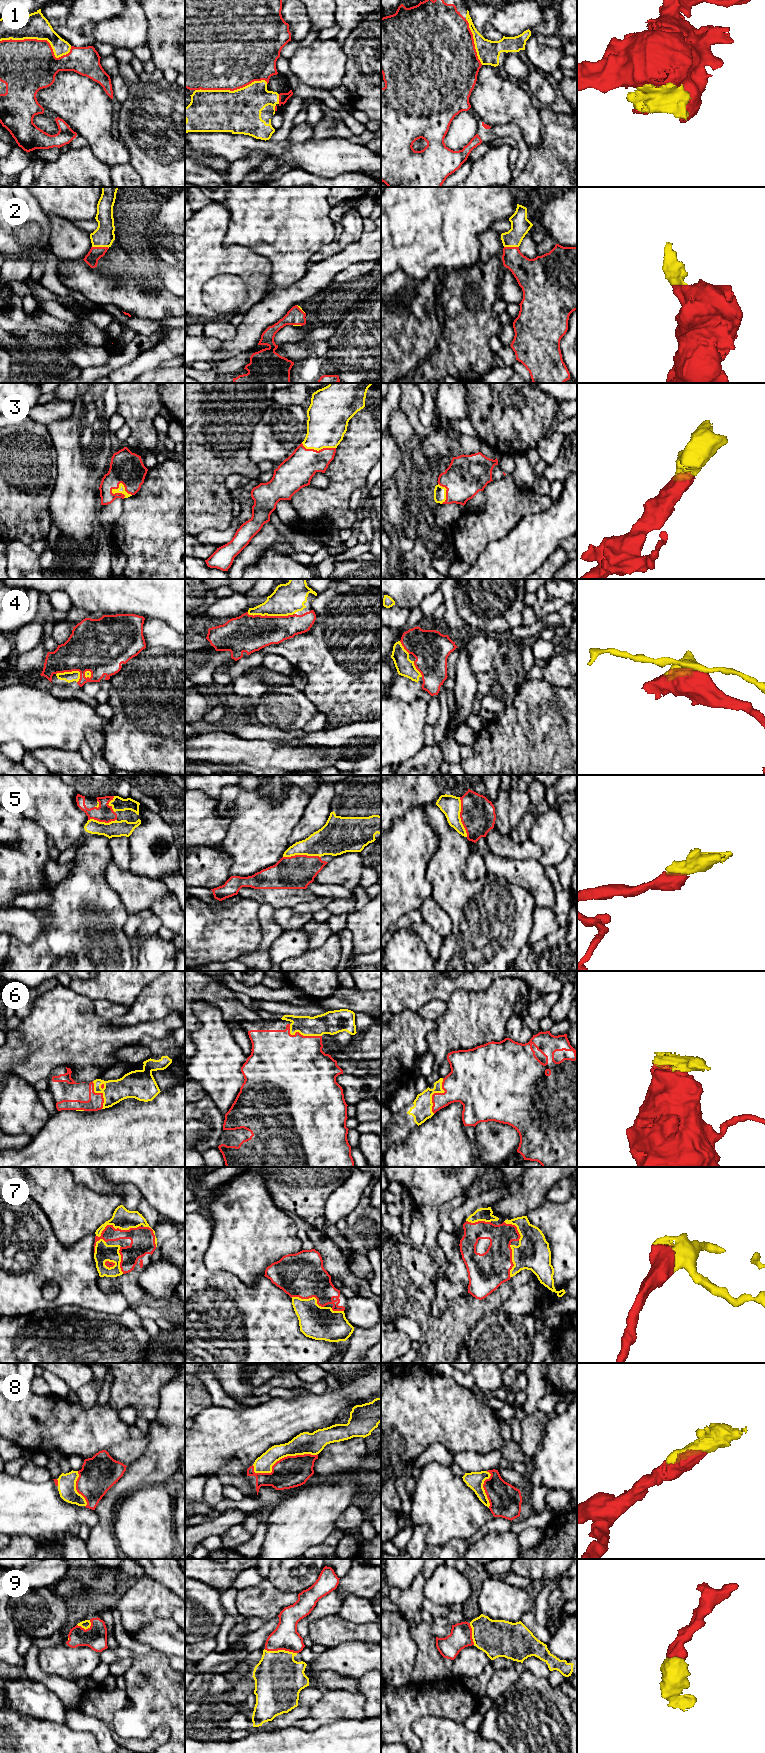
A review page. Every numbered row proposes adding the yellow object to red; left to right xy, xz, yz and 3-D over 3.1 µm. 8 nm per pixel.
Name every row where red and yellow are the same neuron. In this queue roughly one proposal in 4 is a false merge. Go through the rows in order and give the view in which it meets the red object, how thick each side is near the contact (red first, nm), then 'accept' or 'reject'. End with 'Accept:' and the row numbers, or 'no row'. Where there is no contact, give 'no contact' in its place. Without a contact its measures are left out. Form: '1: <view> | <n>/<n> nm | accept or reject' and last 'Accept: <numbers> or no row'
1: xy | 440/200 nm | accept
2: xy | 110/170 nm | accept
3: xy | 260/60 nm | accept
4: xz | 300/260 nm | accept
5: yz | 280/170 nm | accept
6: yz | 300/160 nm | accept
7: xy | 140/160 nm | accept
8: xz | 260/180 nm | accept
9: xz | 200/380 nm | accept
Accept: 1, 2, 3, 4, 5, 6, 7, 8, 9

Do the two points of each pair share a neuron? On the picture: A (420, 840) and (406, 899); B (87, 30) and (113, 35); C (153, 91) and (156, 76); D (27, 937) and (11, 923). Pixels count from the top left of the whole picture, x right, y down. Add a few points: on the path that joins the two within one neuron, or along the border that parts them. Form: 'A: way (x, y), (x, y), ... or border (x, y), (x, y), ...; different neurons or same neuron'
A: way (406, 855), (406, 884); same neuron
B: border (97, 23), (93, 30), (95, 40); different neurons
C: border (163, 78), (158, 81), (140, 81); different neurons
D: way (23, 933), (15, 925); same neuron

